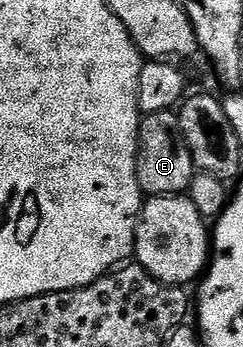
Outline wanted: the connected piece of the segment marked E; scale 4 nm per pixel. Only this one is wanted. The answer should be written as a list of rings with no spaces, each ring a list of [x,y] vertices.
[[[173,109],[142,116],[141,135],[137,139],[137,178],[142,194],[149,197],[176,197],[188,194],[195,166],[191,151],[177,132],[177,113]]]

